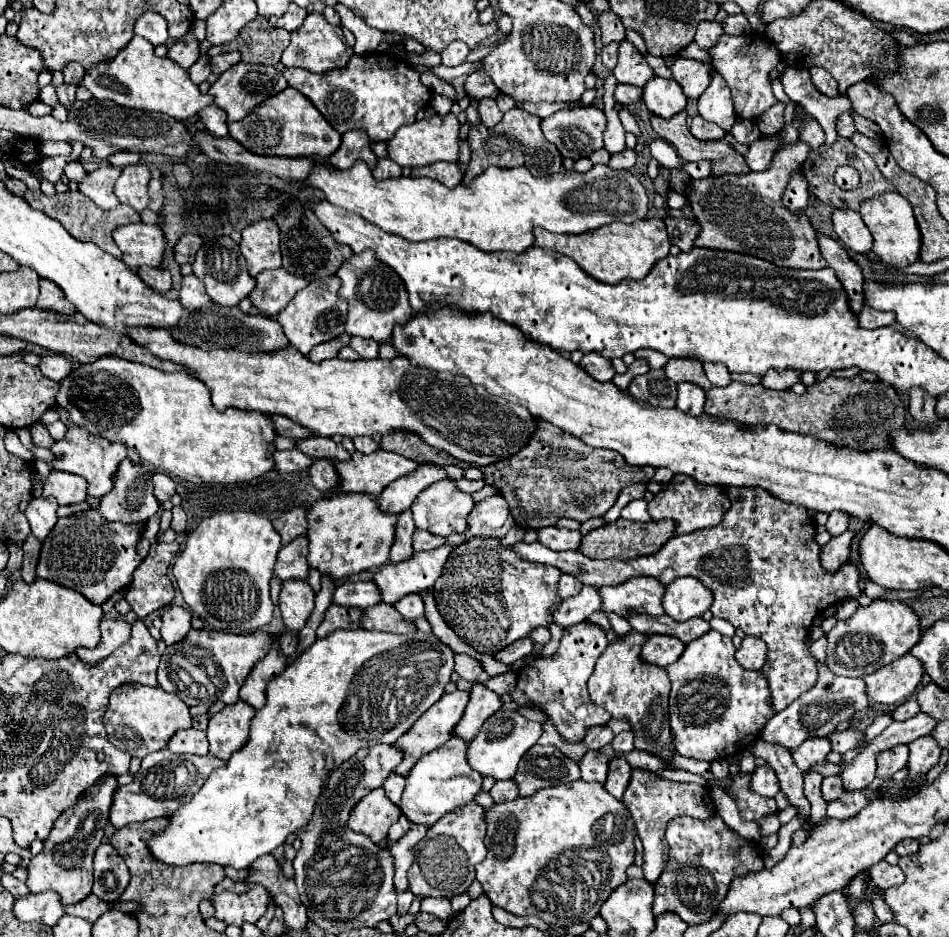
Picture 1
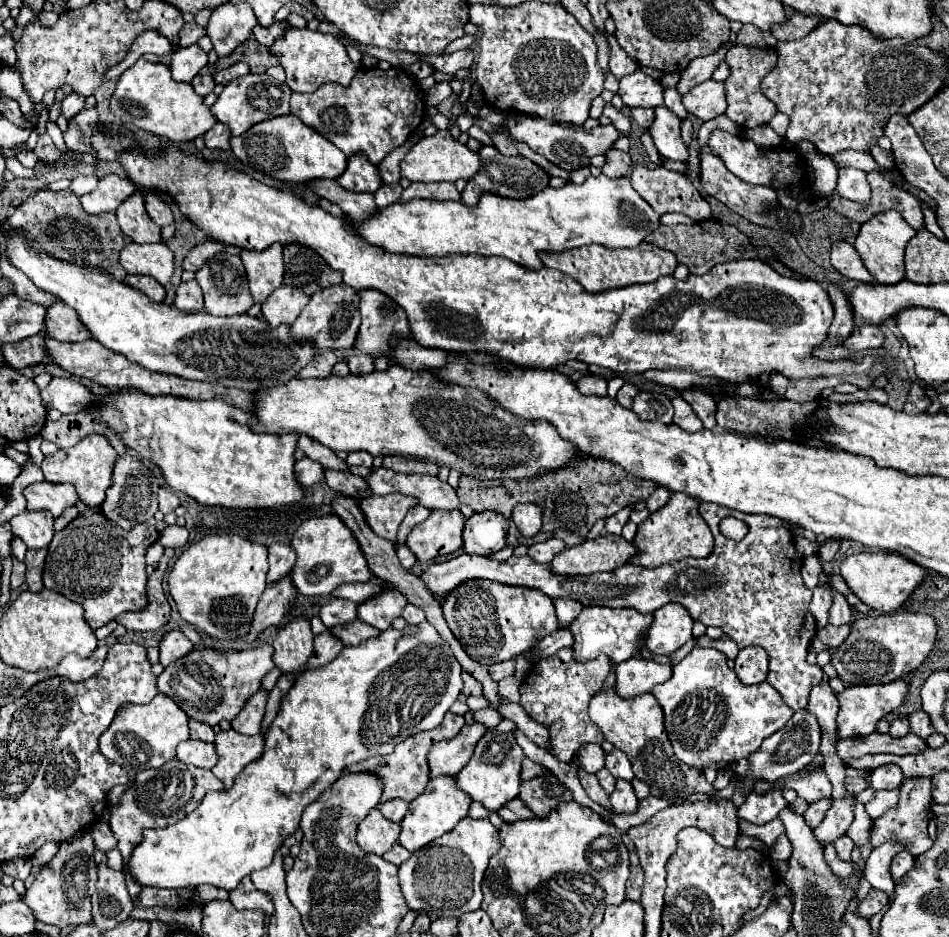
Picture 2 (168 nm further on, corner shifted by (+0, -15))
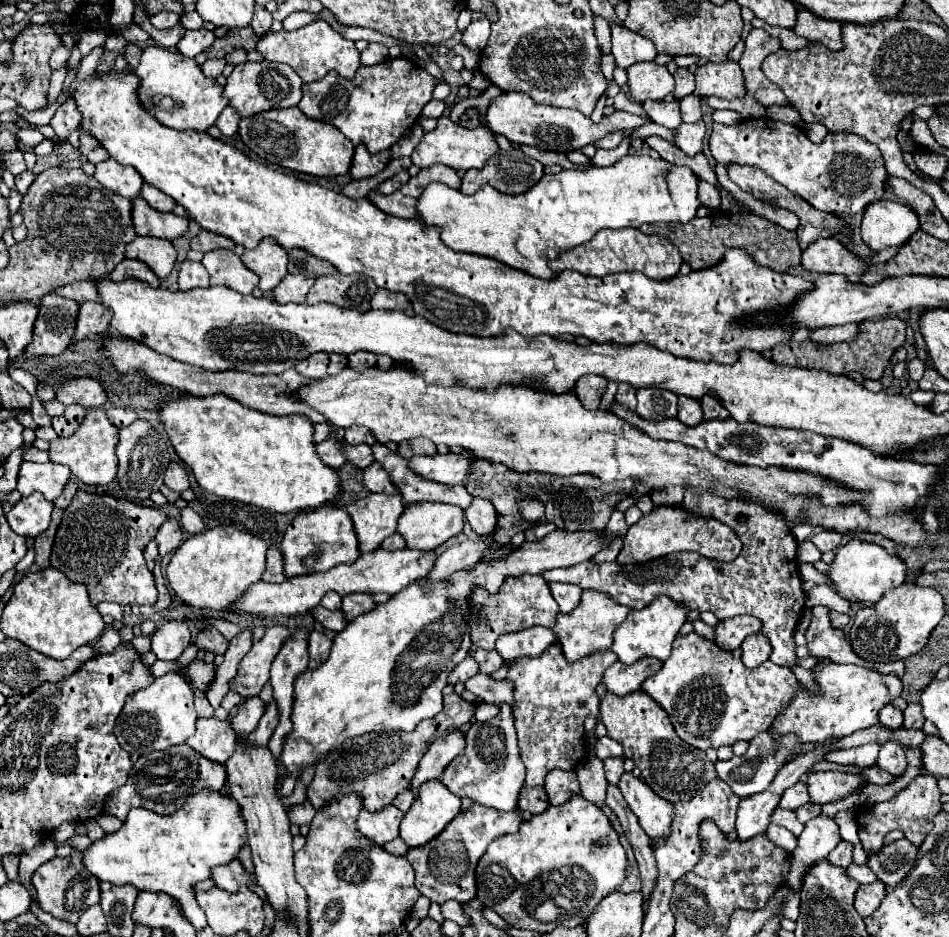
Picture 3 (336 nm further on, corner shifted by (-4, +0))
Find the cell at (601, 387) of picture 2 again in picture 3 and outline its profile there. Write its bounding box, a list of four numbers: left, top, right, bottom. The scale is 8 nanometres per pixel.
[573,376,607,410]

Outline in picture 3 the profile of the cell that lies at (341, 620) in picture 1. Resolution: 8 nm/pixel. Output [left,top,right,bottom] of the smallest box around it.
[309,630,331,670]

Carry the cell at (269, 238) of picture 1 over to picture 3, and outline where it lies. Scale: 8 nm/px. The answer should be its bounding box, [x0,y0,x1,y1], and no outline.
[241,238,287,292]

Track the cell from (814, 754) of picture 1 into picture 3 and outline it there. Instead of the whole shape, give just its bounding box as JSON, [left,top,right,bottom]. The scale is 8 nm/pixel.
[809,772,867,804]

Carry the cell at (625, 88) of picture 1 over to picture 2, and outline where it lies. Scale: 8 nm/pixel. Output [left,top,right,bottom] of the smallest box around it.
[629,107,653,129]

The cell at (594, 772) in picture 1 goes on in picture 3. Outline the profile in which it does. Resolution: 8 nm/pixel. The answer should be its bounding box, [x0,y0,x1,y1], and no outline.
[605,758,623,784]

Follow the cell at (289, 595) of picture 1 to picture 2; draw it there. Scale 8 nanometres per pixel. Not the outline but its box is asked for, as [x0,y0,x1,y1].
[273,615,313,673]

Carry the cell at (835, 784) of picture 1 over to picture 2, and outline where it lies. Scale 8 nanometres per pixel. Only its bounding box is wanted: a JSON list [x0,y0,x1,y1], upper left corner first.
[805,799,831,829]

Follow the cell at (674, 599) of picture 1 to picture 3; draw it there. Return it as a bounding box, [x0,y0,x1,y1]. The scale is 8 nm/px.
[611,596,689,666]

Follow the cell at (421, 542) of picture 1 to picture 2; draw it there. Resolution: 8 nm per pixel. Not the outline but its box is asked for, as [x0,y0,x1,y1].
[397,545,417,569]

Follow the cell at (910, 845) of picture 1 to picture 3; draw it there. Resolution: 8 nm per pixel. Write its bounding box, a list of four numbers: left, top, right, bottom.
[869,838,917,888]

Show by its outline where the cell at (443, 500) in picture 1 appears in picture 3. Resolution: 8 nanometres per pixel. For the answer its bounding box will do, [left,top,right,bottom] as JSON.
[397,502,465,550]

